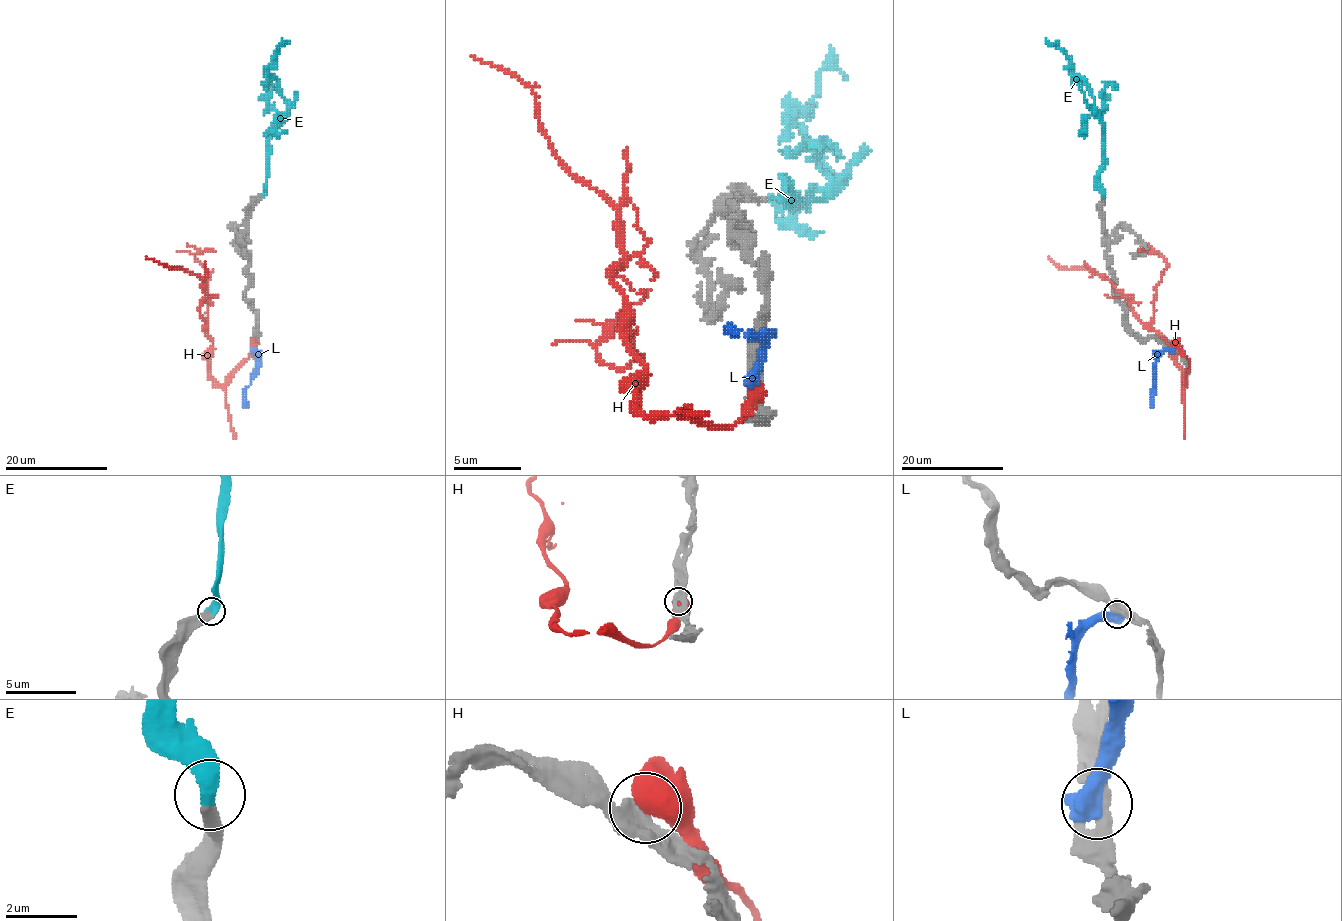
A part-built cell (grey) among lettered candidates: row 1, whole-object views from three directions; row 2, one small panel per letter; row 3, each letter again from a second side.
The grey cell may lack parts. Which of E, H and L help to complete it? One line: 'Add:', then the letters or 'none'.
Add: E

